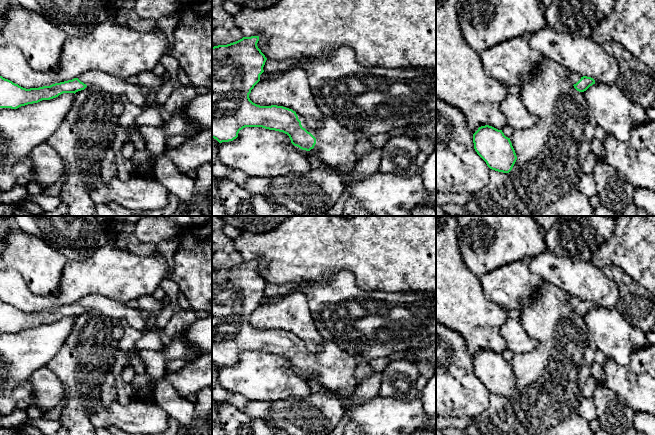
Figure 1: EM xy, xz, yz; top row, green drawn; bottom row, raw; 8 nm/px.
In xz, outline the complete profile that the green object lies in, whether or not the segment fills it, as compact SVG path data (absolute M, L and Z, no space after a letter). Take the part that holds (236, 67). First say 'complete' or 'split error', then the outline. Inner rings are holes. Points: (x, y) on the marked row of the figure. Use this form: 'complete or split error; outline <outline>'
split error; outline M259 36L243 37L227 44L212 47L212 138L219 143L233 141L245 127L262 127L287 134L294 146L315 154L331 167L349 167L359 159L355 153L358 135L355 131L325 117L318 129L309 128L292 109L253 103L249 94L260 81L267 58L258 48Z

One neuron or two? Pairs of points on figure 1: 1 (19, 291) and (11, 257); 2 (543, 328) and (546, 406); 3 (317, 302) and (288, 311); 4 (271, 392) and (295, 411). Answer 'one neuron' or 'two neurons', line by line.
1: two neurons
2: one neuron
3: two neurons
4: two neurons

